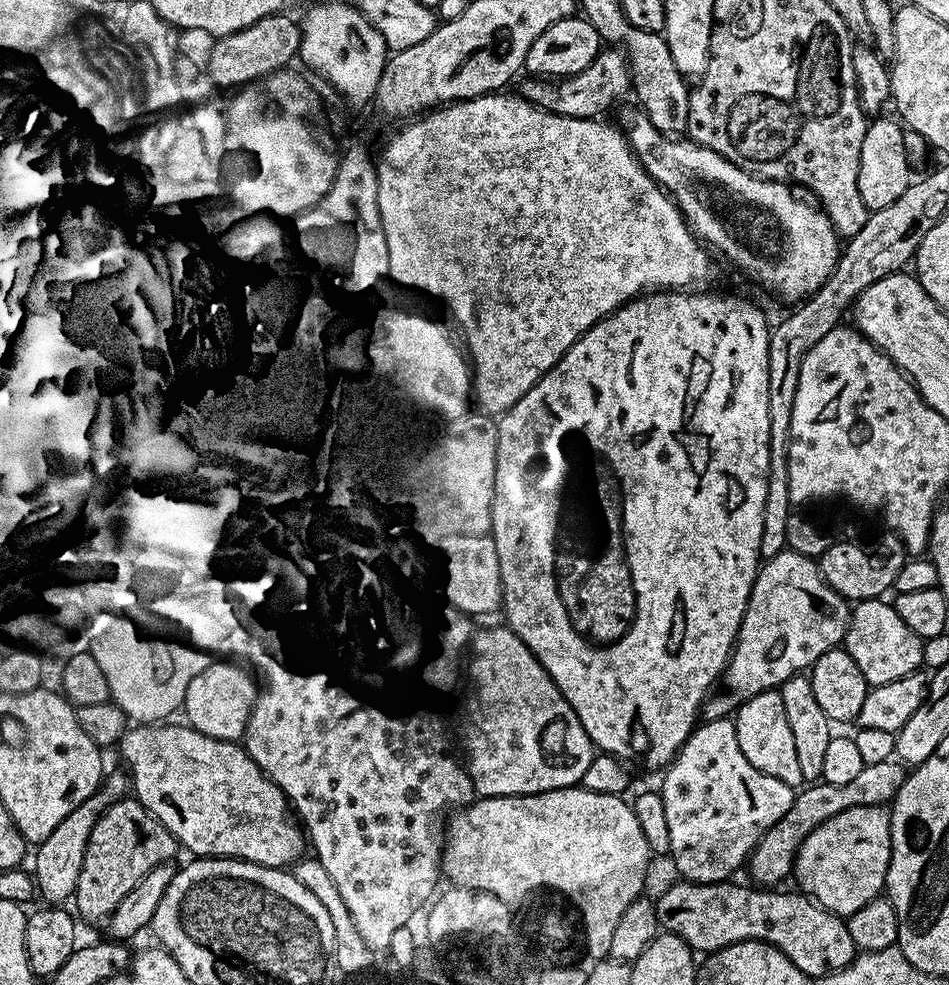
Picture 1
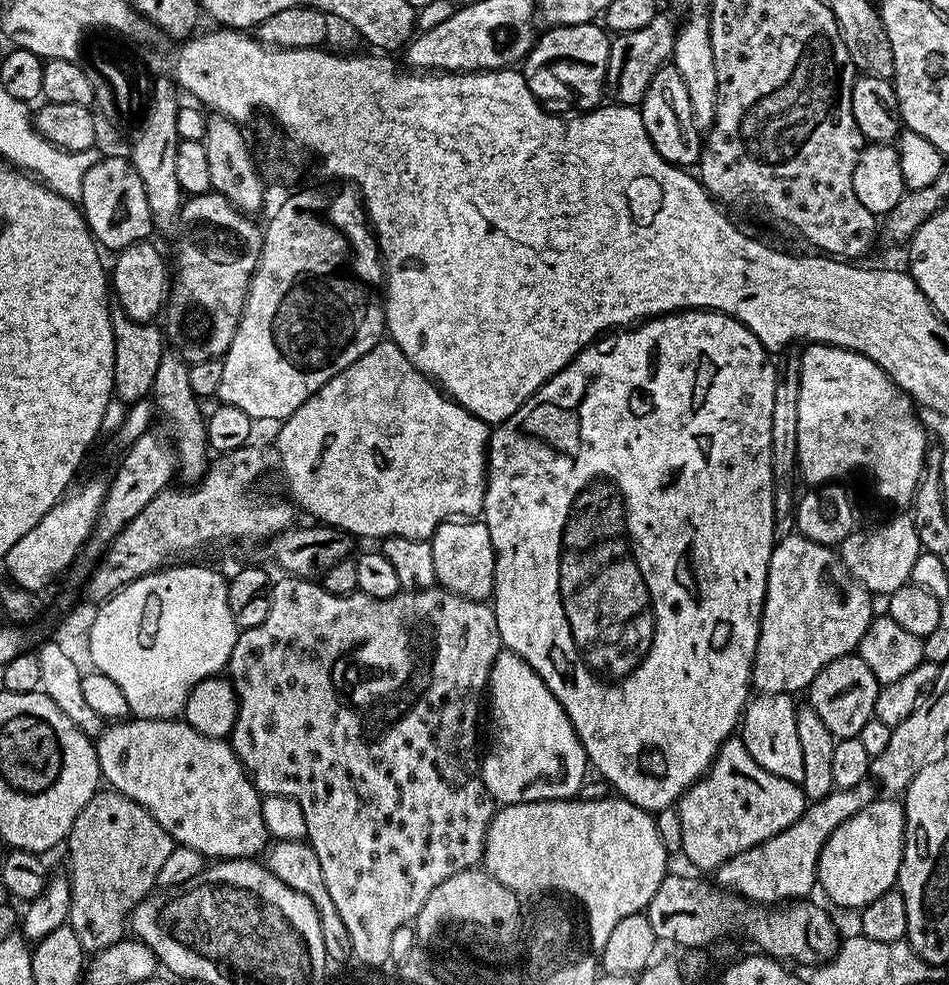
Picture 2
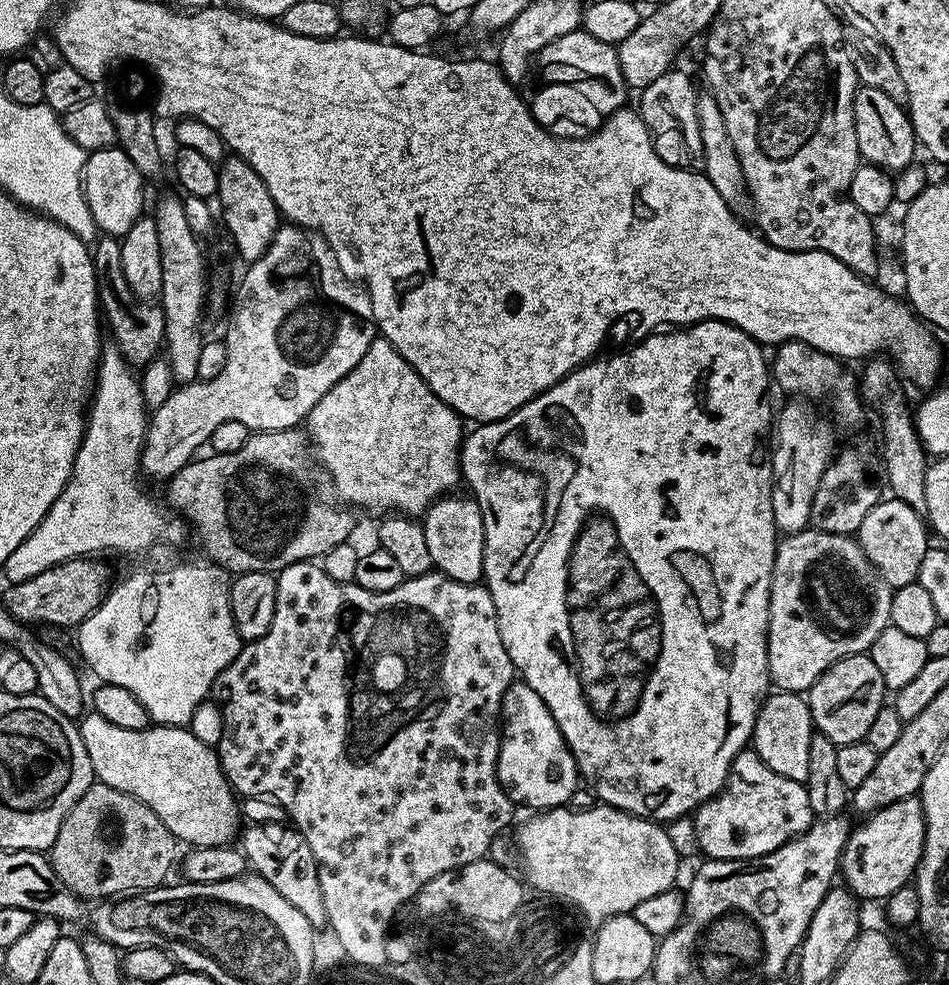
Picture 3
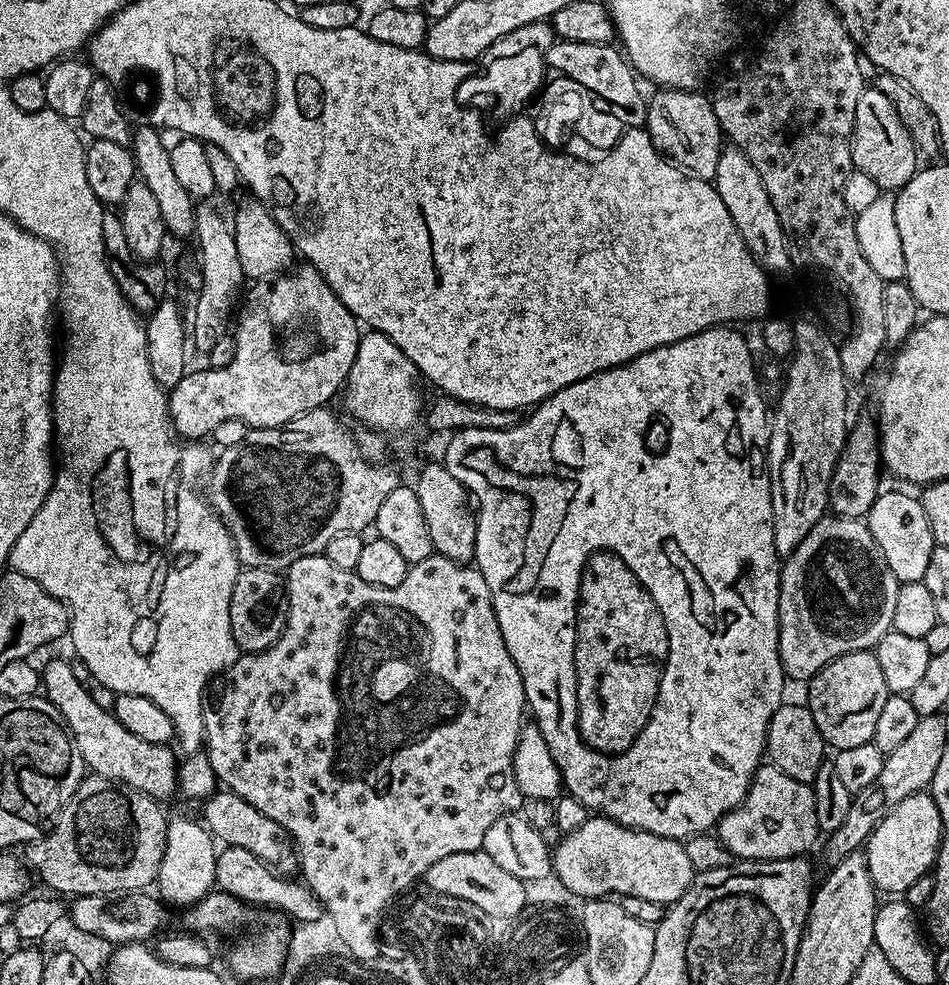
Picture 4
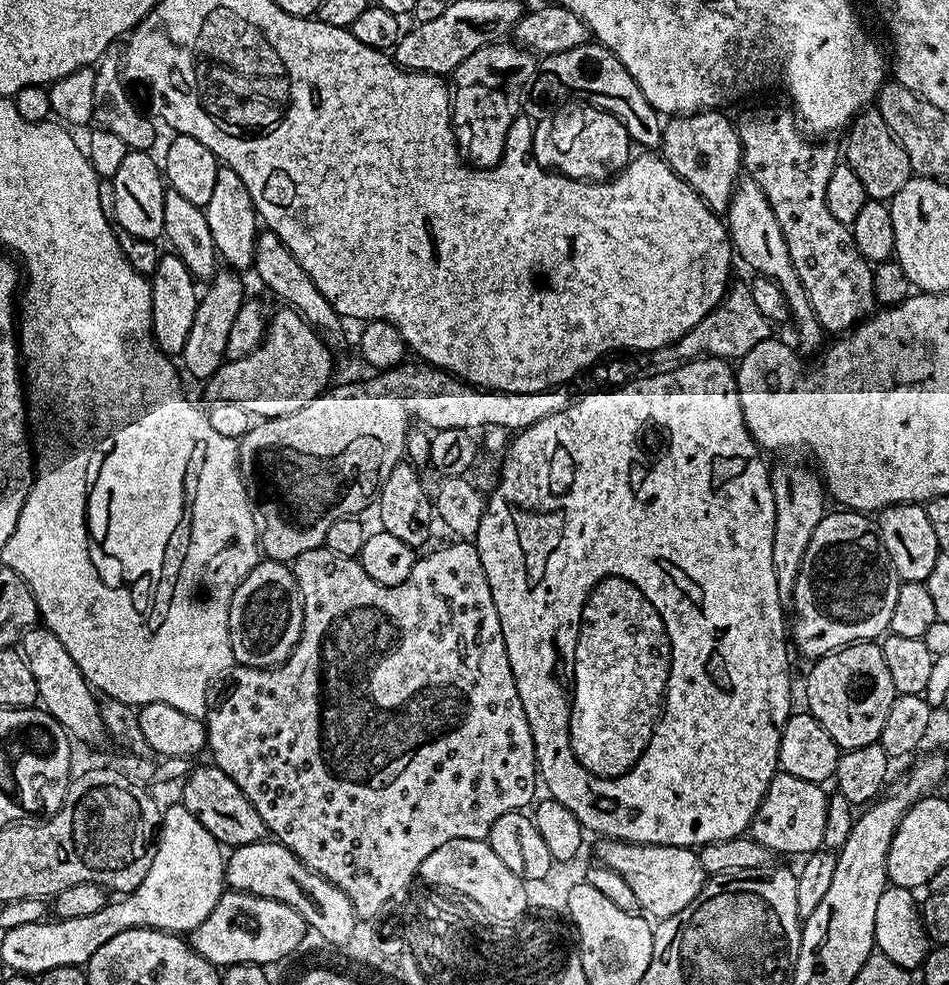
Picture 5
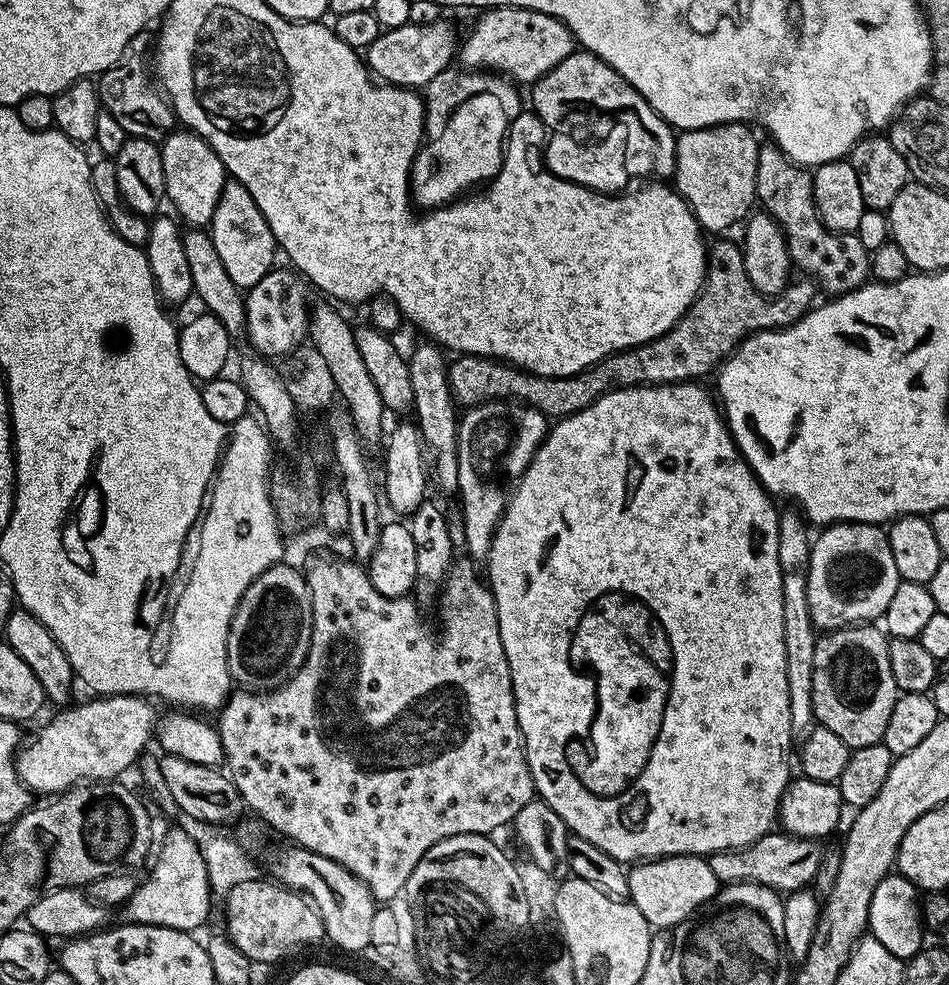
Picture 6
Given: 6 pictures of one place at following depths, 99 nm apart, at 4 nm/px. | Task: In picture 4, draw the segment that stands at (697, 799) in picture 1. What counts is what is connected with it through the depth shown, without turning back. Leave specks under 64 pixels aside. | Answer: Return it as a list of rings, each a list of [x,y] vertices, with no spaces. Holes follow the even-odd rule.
[[[771,762],[761,763],[752,776],[746,798],[720,819],[714,832],[726,846],[726,850],[730,850],[733,857],[740,860],[788,860],[792,856],[804,856],[807,848],[815,842],[816,836],[818,840],[821,835],[818,814],[814,814],[812,785],[790,778],[790,774],[786,774]]]

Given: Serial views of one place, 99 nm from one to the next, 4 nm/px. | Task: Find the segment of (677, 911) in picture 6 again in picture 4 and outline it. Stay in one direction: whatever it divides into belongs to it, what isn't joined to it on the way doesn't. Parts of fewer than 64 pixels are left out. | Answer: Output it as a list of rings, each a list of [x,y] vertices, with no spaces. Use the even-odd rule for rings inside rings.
[[[589,815],[578,830],[567,833],[564,841],[551,853],[555,879],[573,897],[584,896],[585,901],[597,898],[633,896],[646,898],[661,906],[671,906],[692,884],[690,858],[679,840],[628,828],[605,816]]]

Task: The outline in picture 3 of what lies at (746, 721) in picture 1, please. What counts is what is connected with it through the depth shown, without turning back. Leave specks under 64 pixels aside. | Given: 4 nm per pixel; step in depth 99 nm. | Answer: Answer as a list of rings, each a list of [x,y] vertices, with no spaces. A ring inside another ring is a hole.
[[[776,690],[769,694],[760,705],[750,744],[762,758],[762,762],[766,762],[770,770],[774,770],[774,774],[782,774],[782,778],[804,782],[810,774],[812,735],[814,735],[814,725],[807,699],[799,692]]]

